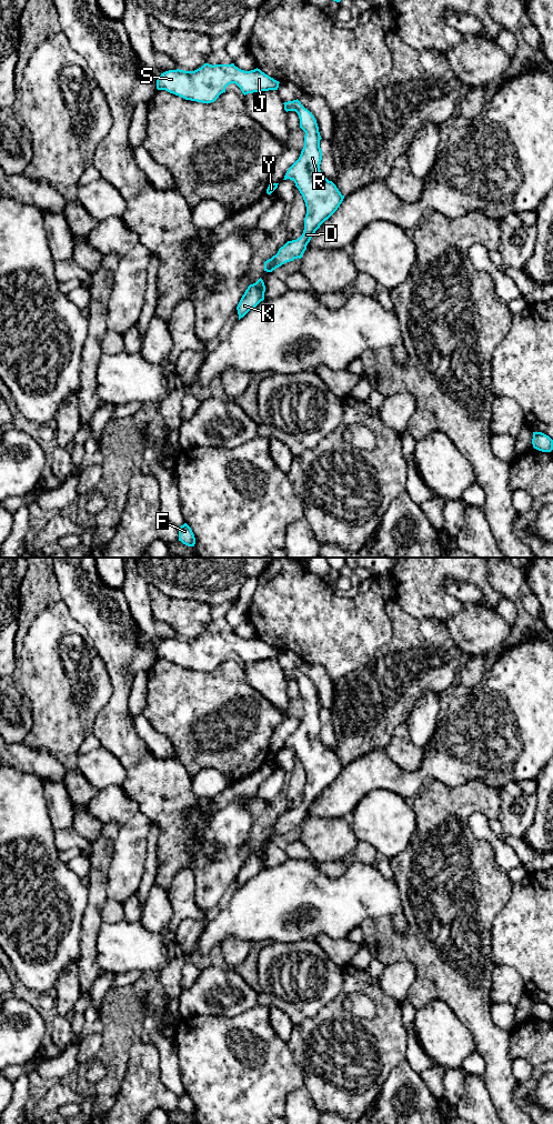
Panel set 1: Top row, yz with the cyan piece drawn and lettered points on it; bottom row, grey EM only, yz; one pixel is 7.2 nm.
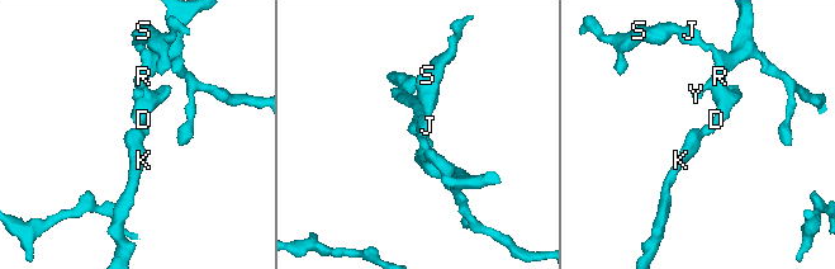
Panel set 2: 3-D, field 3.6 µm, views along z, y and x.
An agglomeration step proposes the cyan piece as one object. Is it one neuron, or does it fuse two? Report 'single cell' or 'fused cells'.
single cell

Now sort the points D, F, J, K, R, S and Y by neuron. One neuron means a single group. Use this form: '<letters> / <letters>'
D F J K R S Y

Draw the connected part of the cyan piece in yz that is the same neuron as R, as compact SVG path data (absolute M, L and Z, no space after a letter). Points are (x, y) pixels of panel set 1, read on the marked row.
M296 99L284 102L284 110L295 111L300 128L305 132L299 159L289 168L284 179L293 180L306 207L304 230L296 240L288 241L275 255L264 262L264 271L272 272L282 264L301 259L312 235L340 207L344 195L321 172L322 151L319 127L314 116Z

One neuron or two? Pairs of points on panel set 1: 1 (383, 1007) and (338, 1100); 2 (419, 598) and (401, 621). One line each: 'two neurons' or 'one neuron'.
1: one neuron
2: two neurons

